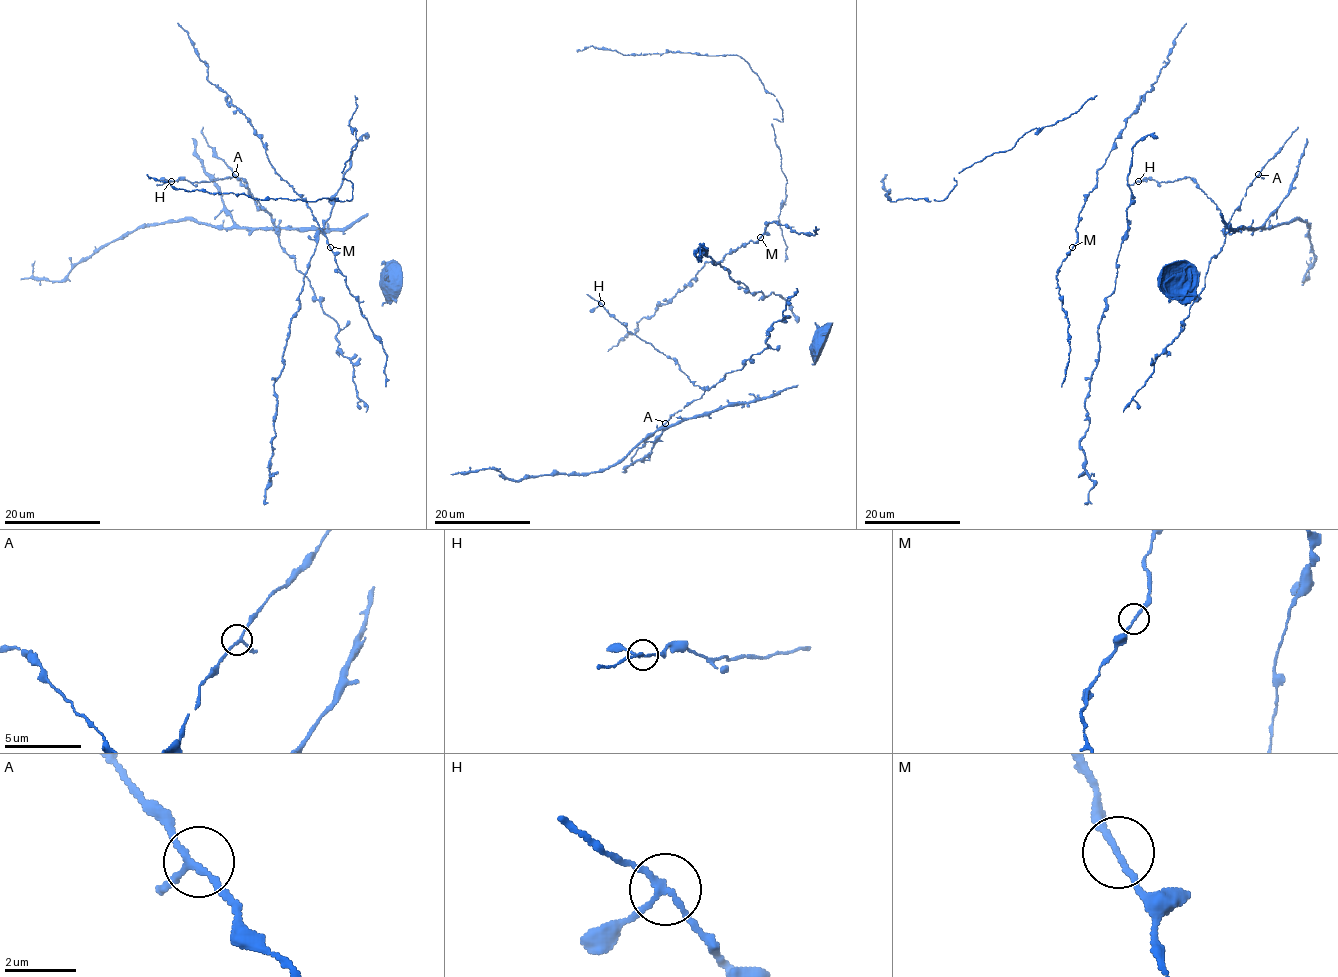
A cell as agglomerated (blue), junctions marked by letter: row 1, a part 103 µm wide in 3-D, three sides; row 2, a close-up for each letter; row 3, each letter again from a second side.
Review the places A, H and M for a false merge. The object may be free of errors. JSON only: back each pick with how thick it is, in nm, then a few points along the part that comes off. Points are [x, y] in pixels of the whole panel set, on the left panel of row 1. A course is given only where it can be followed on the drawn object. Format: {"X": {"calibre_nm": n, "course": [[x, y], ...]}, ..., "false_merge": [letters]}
{"false_merge": []}

